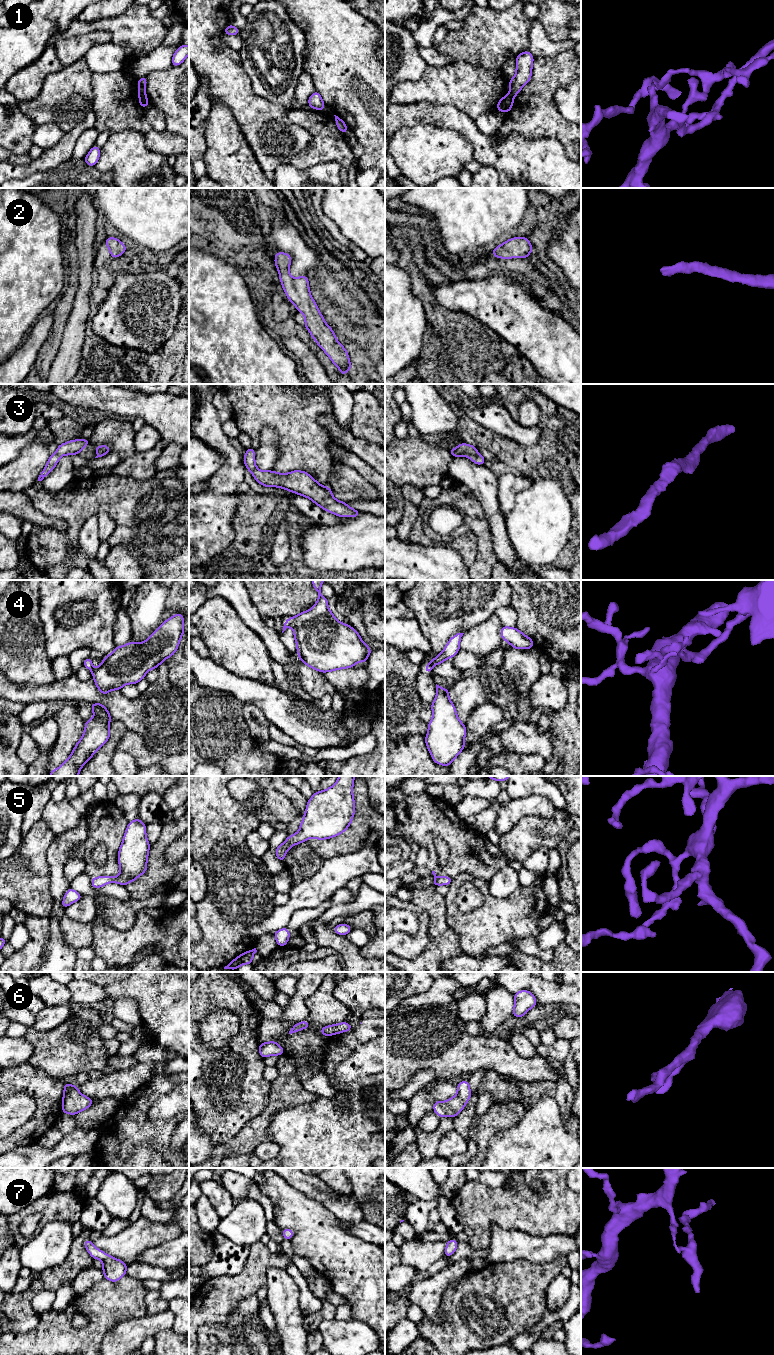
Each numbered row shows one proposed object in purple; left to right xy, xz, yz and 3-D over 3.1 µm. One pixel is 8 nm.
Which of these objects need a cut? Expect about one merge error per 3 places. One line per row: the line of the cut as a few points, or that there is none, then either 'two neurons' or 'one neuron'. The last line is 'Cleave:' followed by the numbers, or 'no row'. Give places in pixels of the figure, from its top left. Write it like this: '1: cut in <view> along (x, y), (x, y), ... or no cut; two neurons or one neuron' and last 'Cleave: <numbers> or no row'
1: cut in xy along (140, 93), (145, 96); two neurons
2: no cut; one neuron
3: no cut; one neuron
4: no cut; one neuron
5: no cut; one neuron
6: no cut; one neuron
7: no cut; one neuron
Cleave: 1

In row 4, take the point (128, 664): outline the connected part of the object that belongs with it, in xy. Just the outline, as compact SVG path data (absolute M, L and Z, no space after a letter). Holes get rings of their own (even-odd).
M177 613L164 621L143 643L130 641L116 646L97 668L92 667L90 657L85 658L82 665L92 672L102 695L121 690L126 684L137 684L149 670L174 655L185 632L183 624L183 614Z

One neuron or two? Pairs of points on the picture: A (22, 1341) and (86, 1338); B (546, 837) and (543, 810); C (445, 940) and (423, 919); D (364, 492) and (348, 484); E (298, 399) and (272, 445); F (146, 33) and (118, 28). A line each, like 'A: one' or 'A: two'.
A: one
B: two
C: two
D: one
E: two
F: one

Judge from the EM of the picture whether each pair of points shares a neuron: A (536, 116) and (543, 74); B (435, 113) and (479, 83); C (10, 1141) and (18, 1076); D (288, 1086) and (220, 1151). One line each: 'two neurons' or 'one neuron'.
A: one neuron
B: two neurons
C: one neuron
D: one neuron

